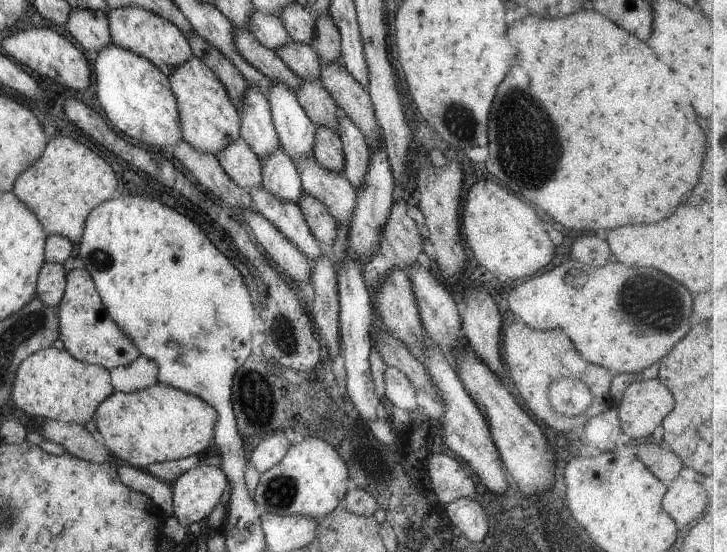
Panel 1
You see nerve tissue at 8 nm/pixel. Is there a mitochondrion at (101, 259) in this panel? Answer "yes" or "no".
yes

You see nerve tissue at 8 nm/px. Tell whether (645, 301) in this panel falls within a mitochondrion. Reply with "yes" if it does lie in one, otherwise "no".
yes

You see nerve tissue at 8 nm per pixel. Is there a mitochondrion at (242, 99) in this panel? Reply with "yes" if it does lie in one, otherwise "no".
no

